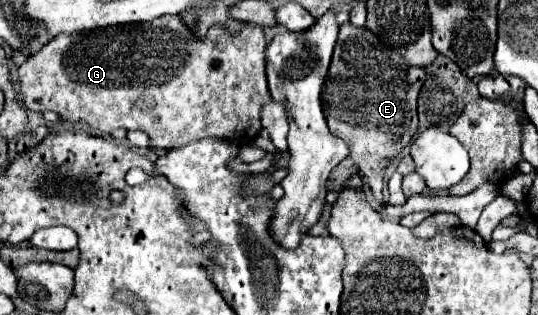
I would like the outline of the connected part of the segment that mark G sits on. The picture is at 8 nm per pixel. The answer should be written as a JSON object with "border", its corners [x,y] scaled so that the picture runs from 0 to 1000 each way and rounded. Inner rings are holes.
{"border":[[[299,51],[284,70],[270,70],[270,76],[229,76],[229,83],[203,83],[203,89],[180,89],[180,95],[165,95],[165,102],[136,102],[136,108],[113,108],[106,121],[95,127],[95,140],[84,140],[65,178],[50,184],[46,203],[35,210],[35,292],[43,298],[43,324],[54,349],[65,356],[84,356],[84,349],[99,349],[113,368],[113,381],[121,387],[158,387],[173,406],[184,406],[191,425],[203,425],[214,406],[232,406],[232,413],[262,413],[277,432],[277,463],[281,470],[325,470],[325,463],[340,463],[351,457],[359,444],[381,438],[381,432],[414,432],[444,463],[455,457],[470,457],[470,444],[478,438],[481,413],[485,413],[485,368],[481,349],[493,324],[500,324],[504,298],[496,286],[496,241],[493,241],[493,159],[496,159],[496,127],[489,108],[489,89],[478,76],[455,76],[444,102],[426,95],[414,76],[400,76],[396,89],[388,89],[381,121],[362,121],[359,102],[351,102],[351,89],[344,83],[344,70],[333,51]]]}

